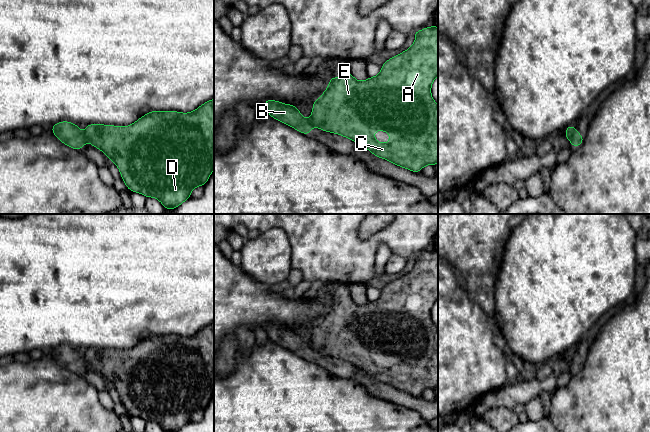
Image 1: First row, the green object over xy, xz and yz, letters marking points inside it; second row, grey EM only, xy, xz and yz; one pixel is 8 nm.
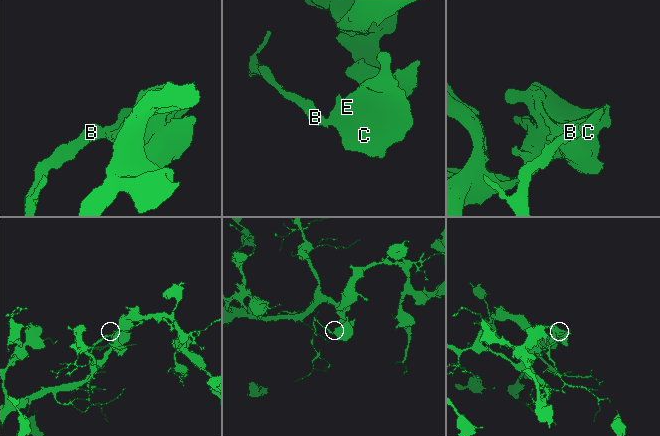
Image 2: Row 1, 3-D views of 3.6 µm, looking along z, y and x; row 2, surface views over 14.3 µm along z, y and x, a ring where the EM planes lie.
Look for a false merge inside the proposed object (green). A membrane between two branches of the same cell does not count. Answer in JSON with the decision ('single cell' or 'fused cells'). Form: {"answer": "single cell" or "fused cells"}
{"answer": "fused cells"}

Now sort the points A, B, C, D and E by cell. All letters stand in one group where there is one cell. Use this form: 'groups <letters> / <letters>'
groups A C D E / B

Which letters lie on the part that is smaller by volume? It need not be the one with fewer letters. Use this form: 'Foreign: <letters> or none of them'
Foreign: B

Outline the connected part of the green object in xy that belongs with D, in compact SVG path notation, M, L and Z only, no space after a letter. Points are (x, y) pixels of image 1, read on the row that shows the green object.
M214 98L189 113L149 111L125 127L87 124L85 135L92 147L100 149L117 165L129 191L140 193L146 198L156 198L166 210L173 210L192 197L191 192L195 187L204 186L214 170Z

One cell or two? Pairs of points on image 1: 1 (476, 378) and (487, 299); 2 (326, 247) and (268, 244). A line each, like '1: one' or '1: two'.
1: two
2: two

